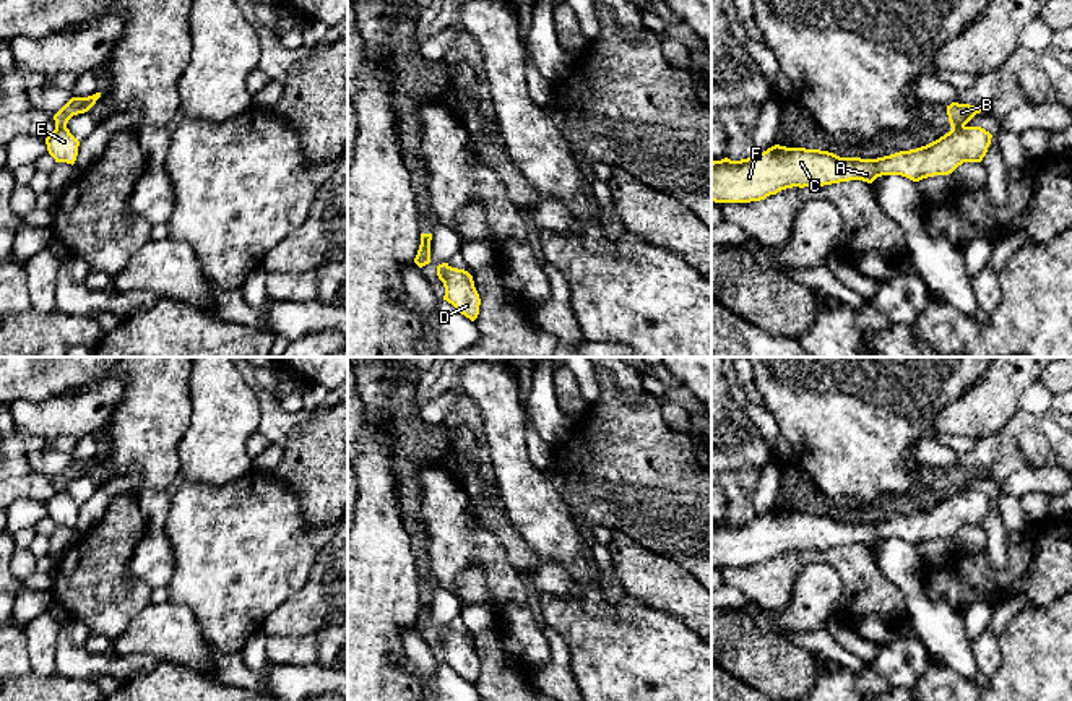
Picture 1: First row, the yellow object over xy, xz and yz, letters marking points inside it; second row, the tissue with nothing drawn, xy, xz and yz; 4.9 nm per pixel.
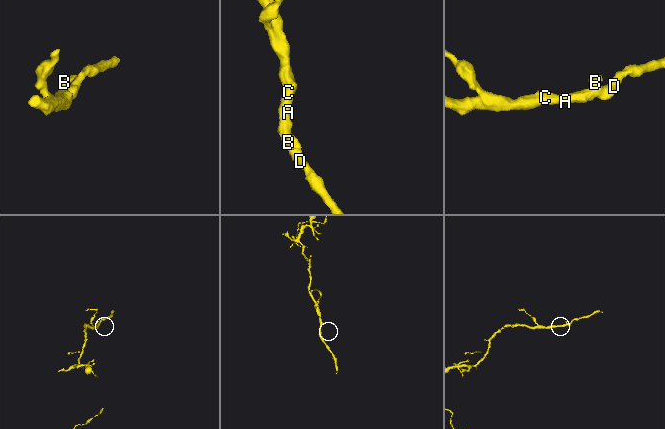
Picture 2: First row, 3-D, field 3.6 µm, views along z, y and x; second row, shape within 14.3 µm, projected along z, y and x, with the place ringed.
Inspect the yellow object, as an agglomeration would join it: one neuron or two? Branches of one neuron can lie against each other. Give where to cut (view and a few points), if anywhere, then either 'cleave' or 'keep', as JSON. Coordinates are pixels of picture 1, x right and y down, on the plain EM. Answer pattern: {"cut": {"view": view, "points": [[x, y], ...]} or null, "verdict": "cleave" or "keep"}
{"cut": {"view": "yz", "points": [[963, 489], [952, 494]]}, "verdict": "cleave"}

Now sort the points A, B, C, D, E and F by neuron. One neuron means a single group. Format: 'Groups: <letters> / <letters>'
Groups: A C D E F / B

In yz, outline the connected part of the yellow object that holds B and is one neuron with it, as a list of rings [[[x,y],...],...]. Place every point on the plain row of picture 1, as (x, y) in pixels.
[[[952,466],[950,469],[947,469],[947,479],[952,493],[965,490],[981,474],[983,472],[979,472],[978,469]]]

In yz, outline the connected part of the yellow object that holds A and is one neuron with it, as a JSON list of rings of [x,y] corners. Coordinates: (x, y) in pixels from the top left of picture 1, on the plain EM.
[[[981,490],[953,492],[939,503],[877,523],[840,521],[828,514],[775,508],[747,523],[711,526],[711,565],[750,566],[793,550],[823,550],[849,544],[872,547],[882,539],[919,545],[949,539],[963,526],[981,526],[992,498]]]

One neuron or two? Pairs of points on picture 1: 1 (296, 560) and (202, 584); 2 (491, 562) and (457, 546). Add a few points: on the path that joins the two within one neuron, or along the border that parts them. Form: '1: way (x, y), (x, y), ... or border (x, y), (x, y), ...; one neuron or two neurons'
1: way (273, 560), (239, 560), (224, 575); one neuron
2: way (483, 554), (473, 546), (465, 546); one neuron

